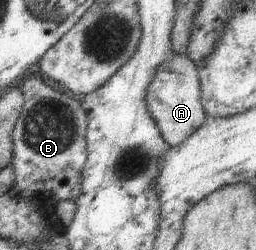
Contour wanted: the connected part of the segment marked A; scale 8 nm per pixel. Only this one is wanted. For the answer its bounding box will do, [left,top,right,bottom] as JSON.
[146,55,209,147]

